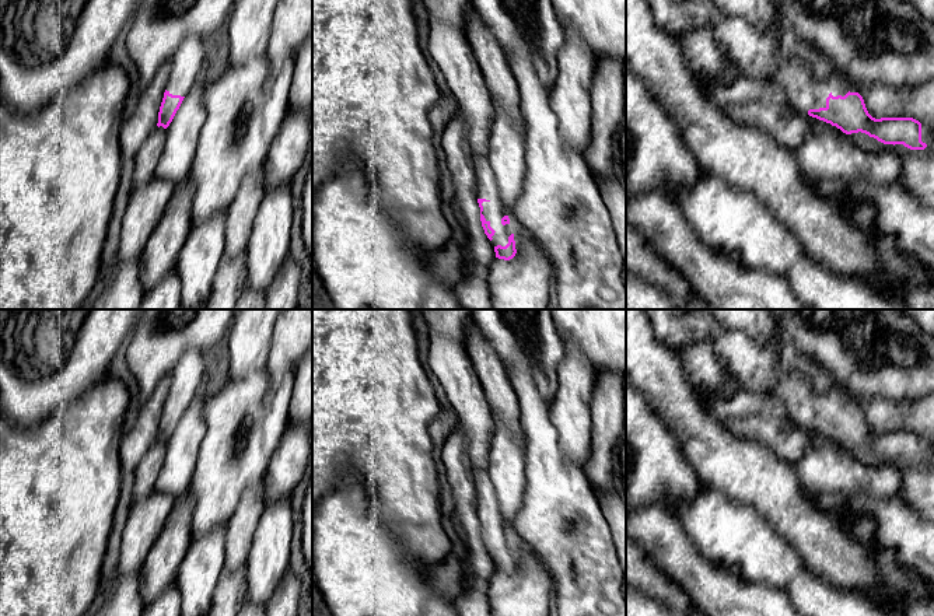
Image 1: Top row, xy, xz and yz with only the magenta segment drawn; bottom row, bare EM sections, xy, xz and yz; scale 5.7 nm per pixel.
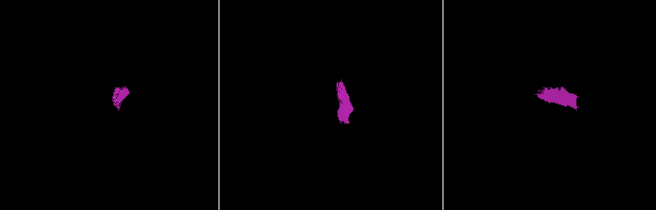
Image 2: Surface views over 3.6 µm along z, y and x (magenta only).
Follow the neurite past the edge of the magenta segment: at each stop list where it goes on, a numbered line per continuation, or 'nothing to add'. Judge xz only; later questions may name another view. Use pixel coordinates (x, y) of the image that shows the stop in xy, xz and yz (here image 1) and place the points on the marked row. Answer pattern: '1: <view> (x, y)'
1: xz (493, 210)

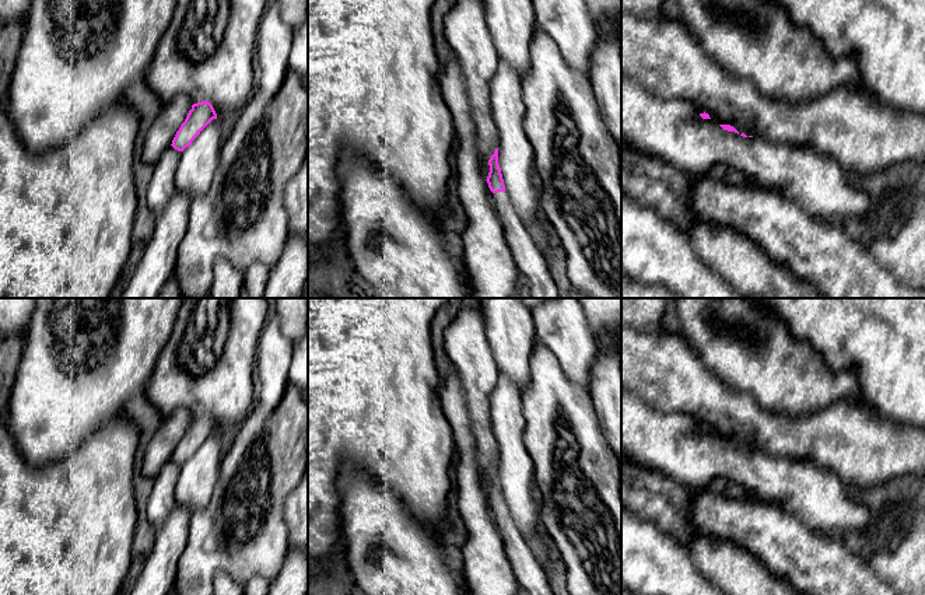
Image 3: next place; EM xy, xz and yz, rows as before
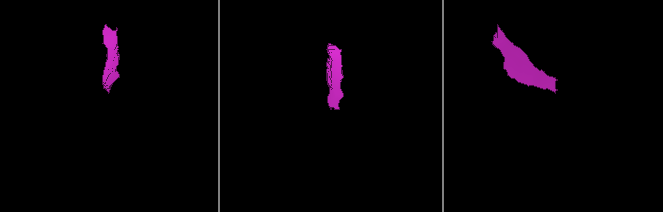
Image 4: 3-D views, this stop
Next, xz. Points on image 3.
1: xz (531, 262)

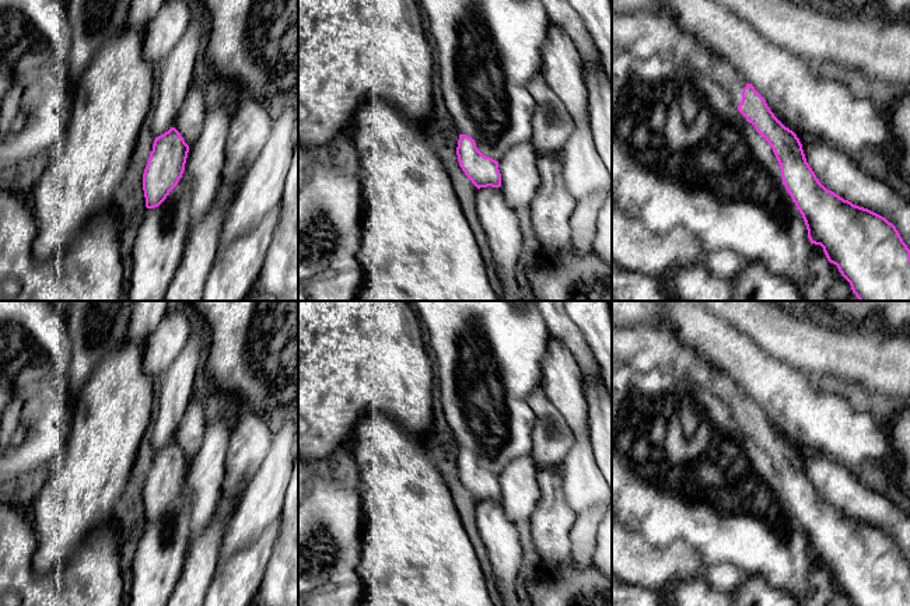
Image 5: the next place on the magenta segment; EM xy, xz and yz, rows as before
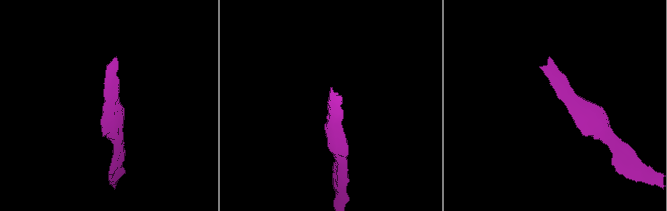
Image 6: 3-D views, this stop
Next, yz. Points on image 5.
1: yz (643, 34)

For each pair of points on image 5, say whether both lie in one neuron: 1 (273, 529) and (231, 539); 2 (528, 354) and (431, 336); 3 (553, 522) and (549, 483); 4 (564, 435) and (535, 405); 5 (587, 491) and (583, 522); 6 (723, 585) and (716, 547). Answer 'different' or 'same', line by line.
1: different
2: same
3: same
4: same
5: different
6: different

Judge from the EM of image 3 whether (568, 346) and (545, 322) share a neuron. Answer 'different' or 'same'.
same

